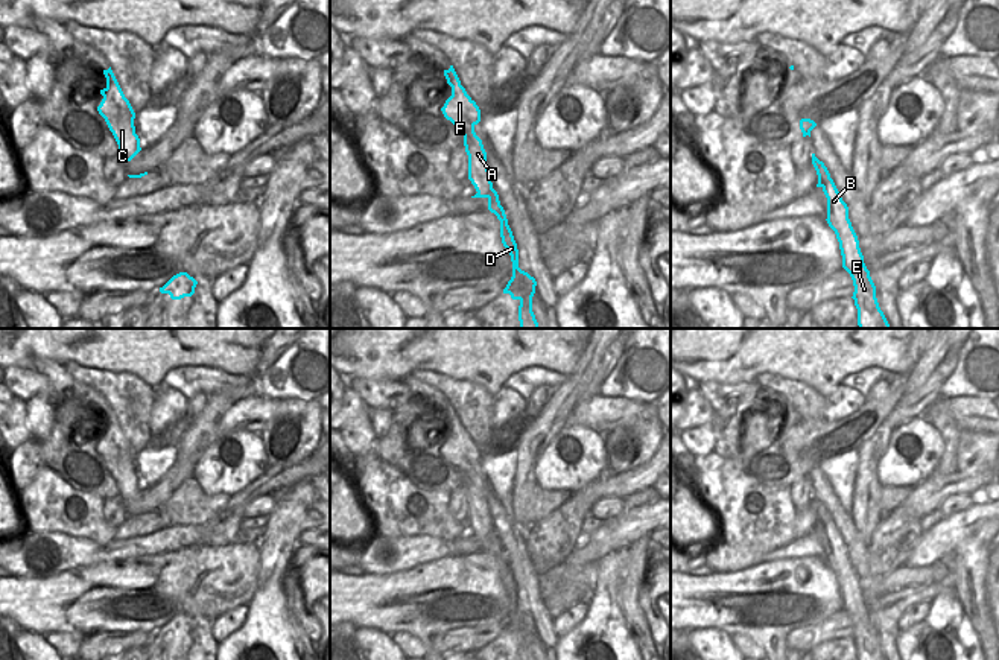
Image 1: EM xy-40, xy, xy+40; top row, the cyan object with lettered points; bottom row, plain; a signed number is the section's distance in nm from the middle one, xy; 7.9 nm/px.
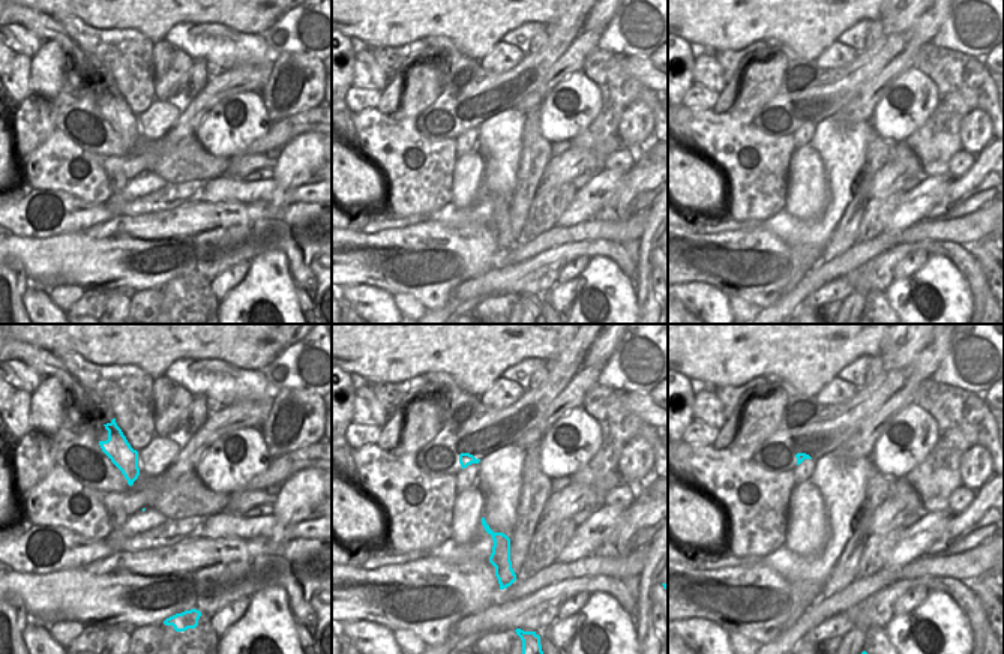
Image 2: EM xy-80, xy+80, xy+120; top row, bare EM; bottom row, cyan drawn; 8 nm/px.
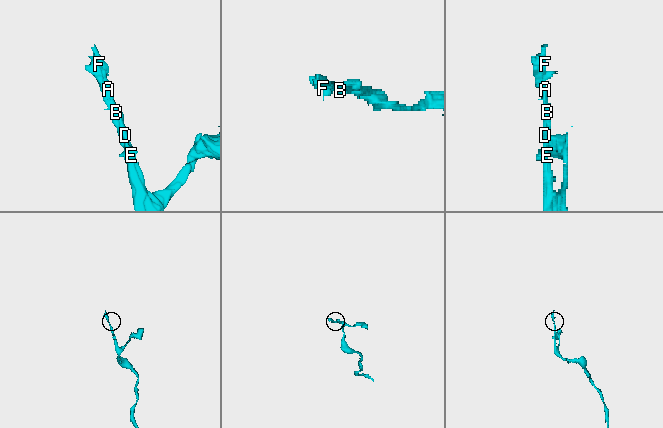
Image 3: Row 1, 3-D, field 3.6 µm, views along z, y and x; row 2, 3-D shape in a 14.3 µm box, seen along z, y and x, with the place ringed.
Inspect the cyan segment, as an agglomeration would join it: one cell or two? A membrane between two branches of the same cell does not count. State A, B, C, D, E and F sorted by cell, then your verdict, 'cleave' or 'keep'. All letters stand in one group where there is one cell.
groups A B C D E F; keep

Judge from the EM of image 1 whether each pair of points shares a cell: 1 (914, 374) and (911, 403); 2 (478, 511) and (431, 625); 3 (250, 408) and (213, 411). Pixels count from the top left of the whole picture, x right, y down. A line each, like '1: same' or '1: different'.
1: different
2: different
3: different

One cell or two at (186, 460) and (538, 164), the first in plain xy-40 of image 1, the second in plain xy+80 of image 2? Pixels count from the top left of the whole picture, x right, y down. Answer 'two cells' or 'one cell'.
one cell

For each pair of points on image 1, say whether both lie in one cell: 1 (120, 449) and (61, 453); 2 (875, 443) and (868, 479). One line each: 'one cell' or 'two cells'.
1: two cells
2: two cells

